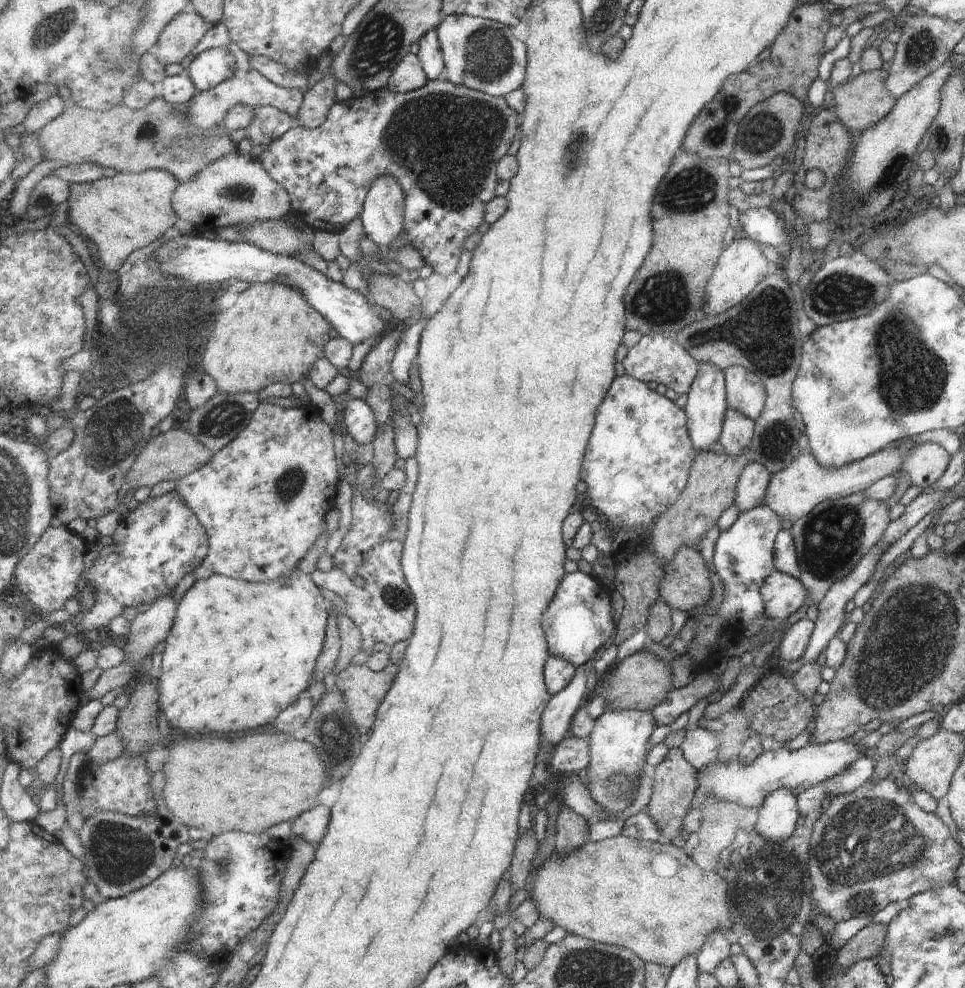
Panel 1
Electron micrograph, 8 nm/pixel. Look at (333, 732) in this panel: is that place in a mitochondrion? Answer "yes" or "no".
yes

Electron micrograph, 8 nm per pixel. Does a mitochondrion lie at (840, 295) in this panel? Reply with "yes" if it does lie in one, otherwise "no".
yes

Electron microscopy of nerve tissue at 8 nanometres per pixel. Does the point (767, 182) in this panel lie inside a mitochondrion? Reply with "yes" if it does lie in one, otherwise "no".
no

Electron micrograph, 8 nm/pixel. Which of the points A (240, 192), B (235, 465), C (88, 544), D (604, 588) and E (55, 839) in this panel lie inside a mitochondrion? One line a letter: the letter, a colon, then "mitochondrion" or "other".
A: mitochondrion
B: other
C: other
D: other
E: other

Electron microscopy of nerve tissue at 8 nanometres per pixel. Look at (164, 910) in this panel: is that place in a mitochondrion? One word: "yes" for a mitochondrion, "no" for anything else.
no

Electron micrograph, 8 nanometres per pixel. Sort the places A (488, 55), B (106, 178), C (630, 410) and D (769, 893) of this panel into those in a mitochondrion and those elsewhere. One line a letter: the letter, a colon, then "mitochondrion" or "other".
A: mitochondrion
B: other
C: mitochondrion
D: mitochondrion

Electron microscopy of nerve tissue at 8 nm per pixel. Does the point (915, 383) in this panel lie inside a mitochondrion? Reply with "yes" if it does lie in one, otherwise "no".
yes

